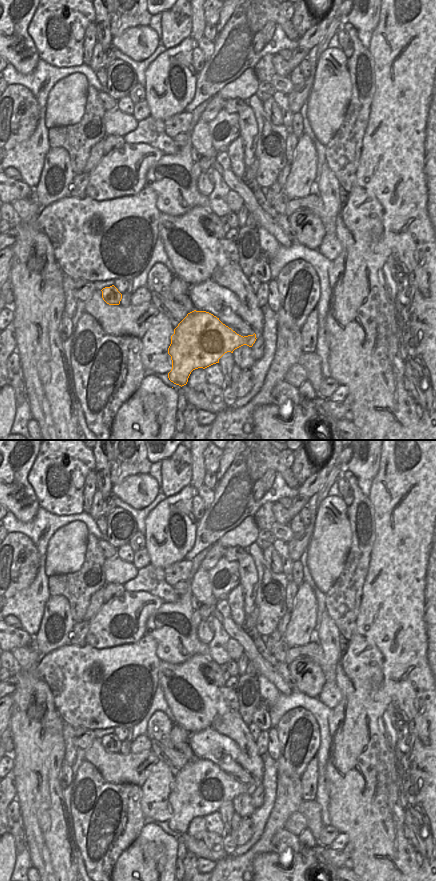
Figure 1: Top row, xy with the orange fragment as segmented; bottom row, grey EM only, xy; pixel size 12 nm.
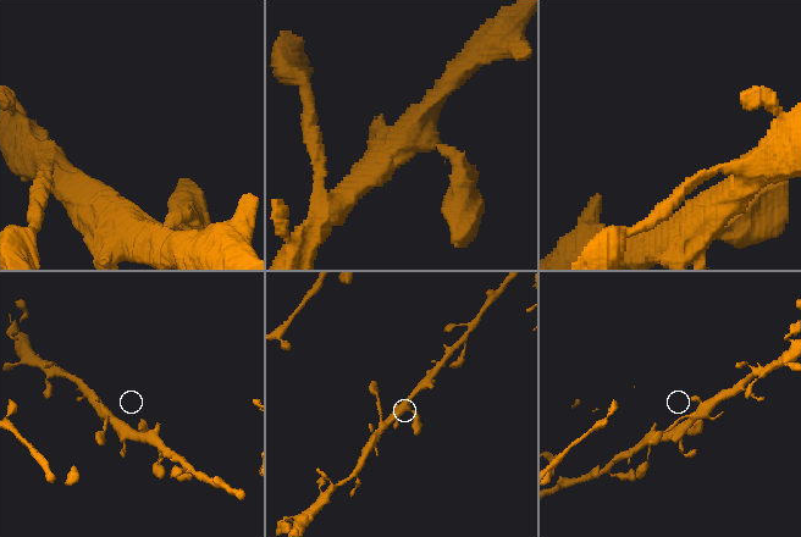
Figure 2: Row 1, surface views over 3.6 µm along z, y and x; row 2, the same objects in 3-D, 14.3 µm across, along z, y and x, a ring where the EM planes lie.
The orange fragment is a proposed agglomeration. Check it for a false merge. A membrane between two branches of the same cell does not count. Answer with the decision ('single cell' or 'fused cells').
single cell

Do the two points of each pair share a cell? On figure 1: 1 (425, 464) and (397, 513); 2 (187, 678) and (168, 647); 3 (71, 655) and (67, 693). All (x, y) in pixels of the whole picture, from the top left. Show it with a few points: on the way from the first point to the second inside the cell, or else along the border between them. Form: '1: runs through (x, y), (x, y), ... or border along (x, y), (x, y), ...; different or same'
1: runs through (425, 476), (425, 485), (409, 501); same
2: border along (200, 655), (191, 655), (180, 663), (161, 661); different
3: runs through (71, 664), (71, 684); same

